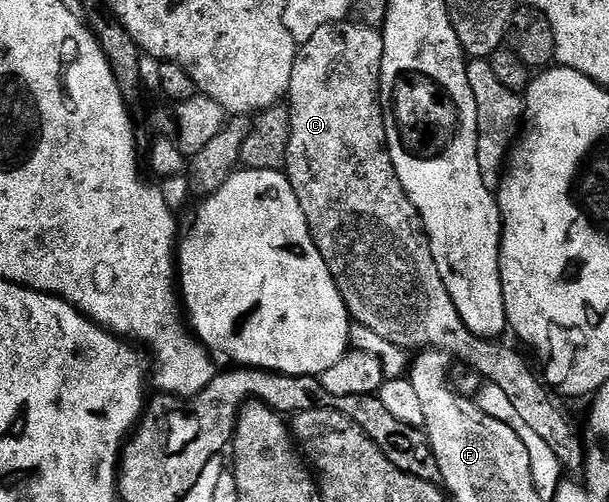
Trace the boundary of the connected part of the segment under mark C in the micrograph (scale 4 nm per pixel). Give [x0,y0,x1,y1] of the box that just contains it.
[284,22,587,473]

